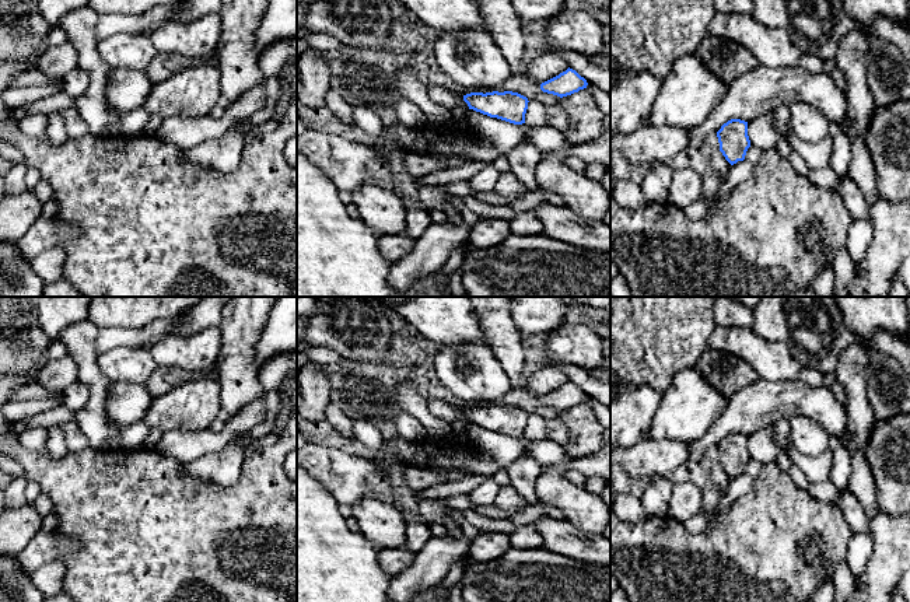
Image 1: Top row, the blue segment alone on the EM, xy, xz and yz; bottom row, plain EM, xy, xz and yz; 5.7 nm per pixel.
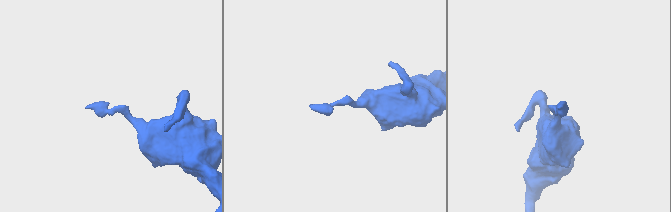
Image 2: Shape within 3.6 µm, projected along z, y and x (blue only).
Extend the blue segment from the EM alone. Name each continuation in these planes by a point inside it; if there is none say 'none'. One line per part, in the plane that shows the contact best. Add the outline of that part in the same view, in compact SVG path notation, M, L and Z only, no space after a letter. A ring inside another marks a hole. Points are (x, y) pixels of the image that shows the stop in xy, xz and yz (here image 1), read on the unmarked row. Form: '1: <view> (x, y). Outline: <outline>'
none

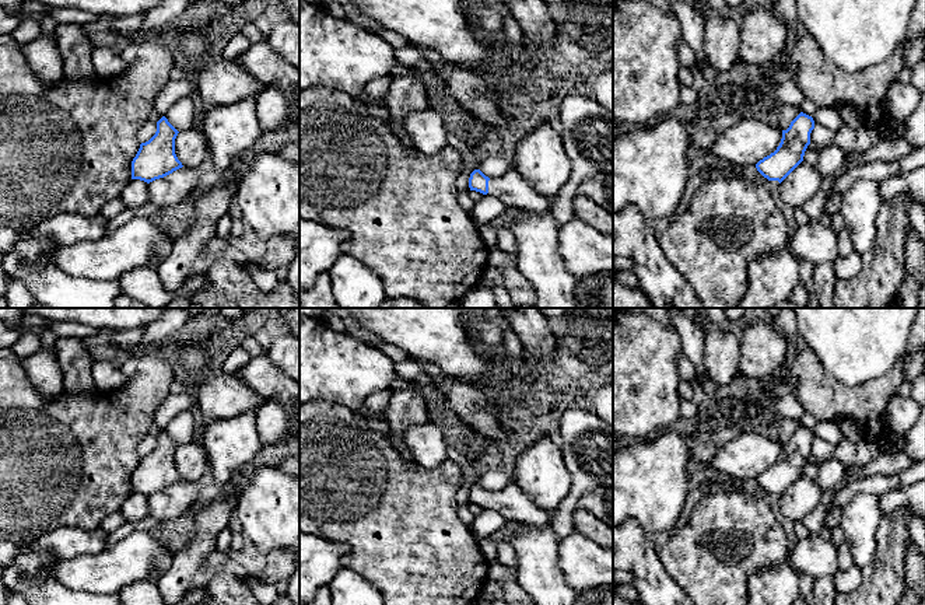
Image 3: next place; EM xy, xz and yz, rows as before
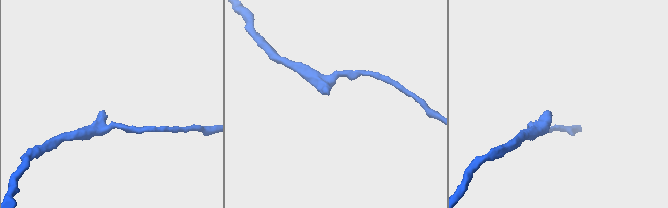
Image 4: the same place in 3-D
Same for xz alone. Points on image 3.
1: xz (511, 502). Outline: M509 482L502 490L488 494L488 508L505 517L507 521L539 528L550 525L549 514L542 511L514 482Z

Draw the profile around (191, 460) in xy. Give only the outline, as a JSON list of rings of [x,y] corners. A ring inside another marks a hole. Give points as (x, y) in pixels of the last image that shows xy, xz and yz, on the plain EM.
[[[202,443],[179,445],[175,452],[175,468],[183,480],[195,483],[207,468],[207,452]]]

